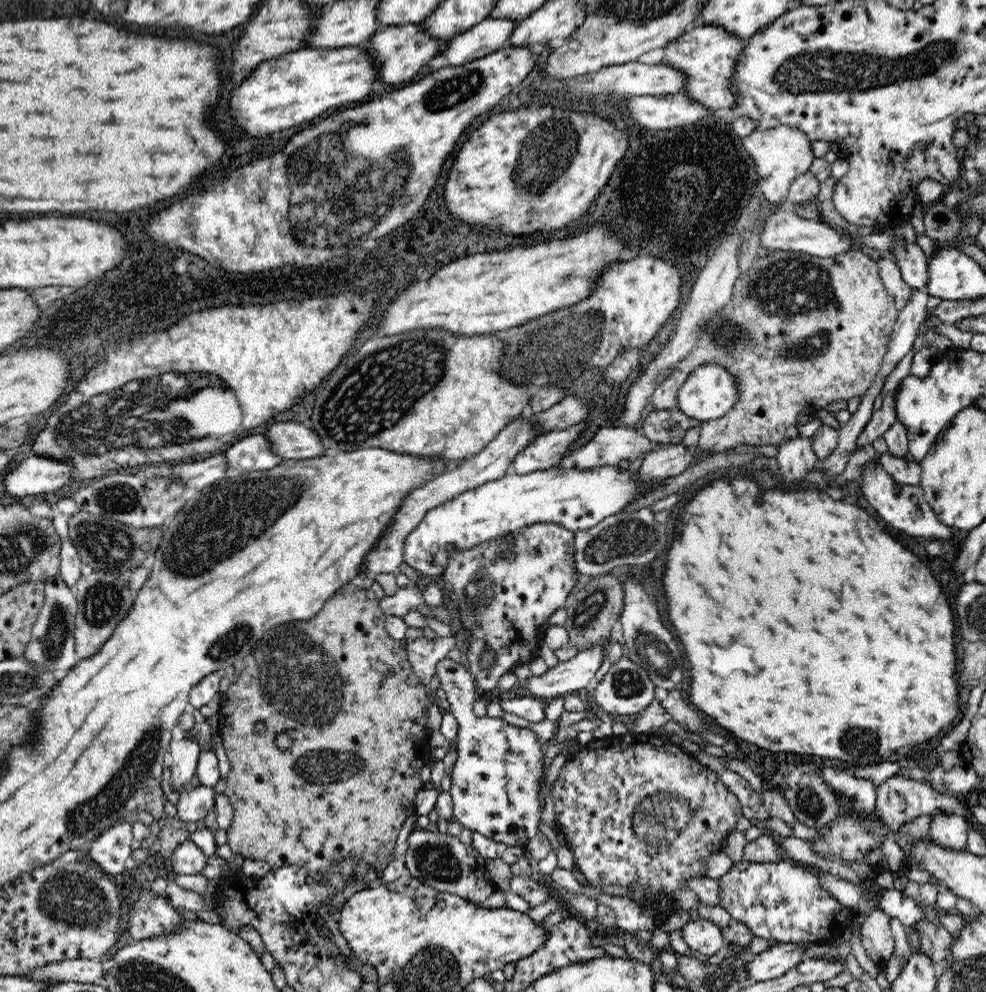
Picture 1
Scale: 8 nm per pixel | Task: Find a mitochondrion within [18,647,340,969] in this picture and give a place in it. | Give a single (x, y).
(92, 813)

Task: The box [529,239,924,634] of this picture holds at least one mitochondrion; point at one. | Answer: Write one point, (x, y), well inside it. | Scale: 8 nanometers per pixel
(790, 289)

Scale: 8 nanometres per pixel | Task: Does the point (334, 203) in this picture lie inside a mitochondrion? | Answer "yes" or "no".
yes

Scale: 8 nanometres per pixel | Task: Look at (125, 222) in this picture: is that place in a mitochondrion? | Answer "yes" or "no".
no

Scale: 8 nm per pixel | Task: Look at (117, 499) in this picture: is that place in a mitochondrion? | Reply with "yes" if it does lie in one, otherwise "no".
yes

